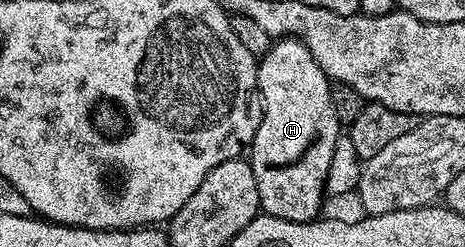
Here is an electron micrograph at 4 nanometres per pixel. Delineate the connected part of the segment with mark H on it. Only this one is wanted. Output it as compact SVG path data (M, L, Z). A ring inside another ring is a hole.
M286 36L272 41L258 67L263 115L249 147L249 161L257 176L259 209L281 220L314 222L321 214L329 164L341 133L331 99L332 83L309 48Z

